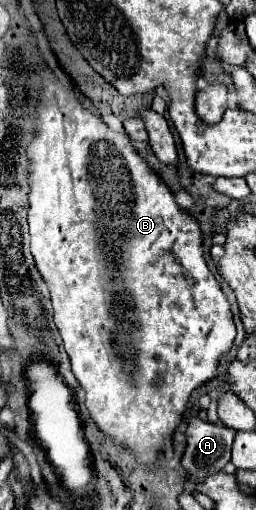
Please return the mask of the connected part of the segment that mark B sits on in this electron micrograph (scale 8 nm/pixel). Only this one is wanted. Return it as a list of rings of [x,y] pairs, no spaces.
[[[44,67],[42,73],[44,87],[40,91],[40,107],[38,107],[38,125],[36,125],[36,137],[28,145],[28,159],[30,159],[30,211],[28,211],[28,225],[30,225],[30,249],[36,261],[38,271],[42,273],[54,307],[54,323],[62,335],[64,349],[72,363],[72,373],[80,381],[80,385],[86,391],[86,407],[98,425],[100,431],[110,435],[116,443],[122,443],[128,449],[134,449],[138,455],[138,461],[148,465],[156,459],[158,451],[164,447],[164,437],[172,437],[174,429],[178,427],[182,413],[186,409],[186,403],[190,399],[190,393],[200,387],[204,381],[216,377],[218,359],[222,353],[226,353],[232,347],[232,341],[236,337],[236,327],[232,321],[230,305],[206,267],[204,261],[204,249],[202,249],[202,235],[196,219],[192,219],[186,211],[182,211],[176,201],[172,199],[170,189],[162,183],[158,175],[152,175],[146,161],[140,159],[140,155],[132,149],[130,139],[126,135],[114,133],[100,117],[90,113],[80,99],[54,75],[52,69]]]

